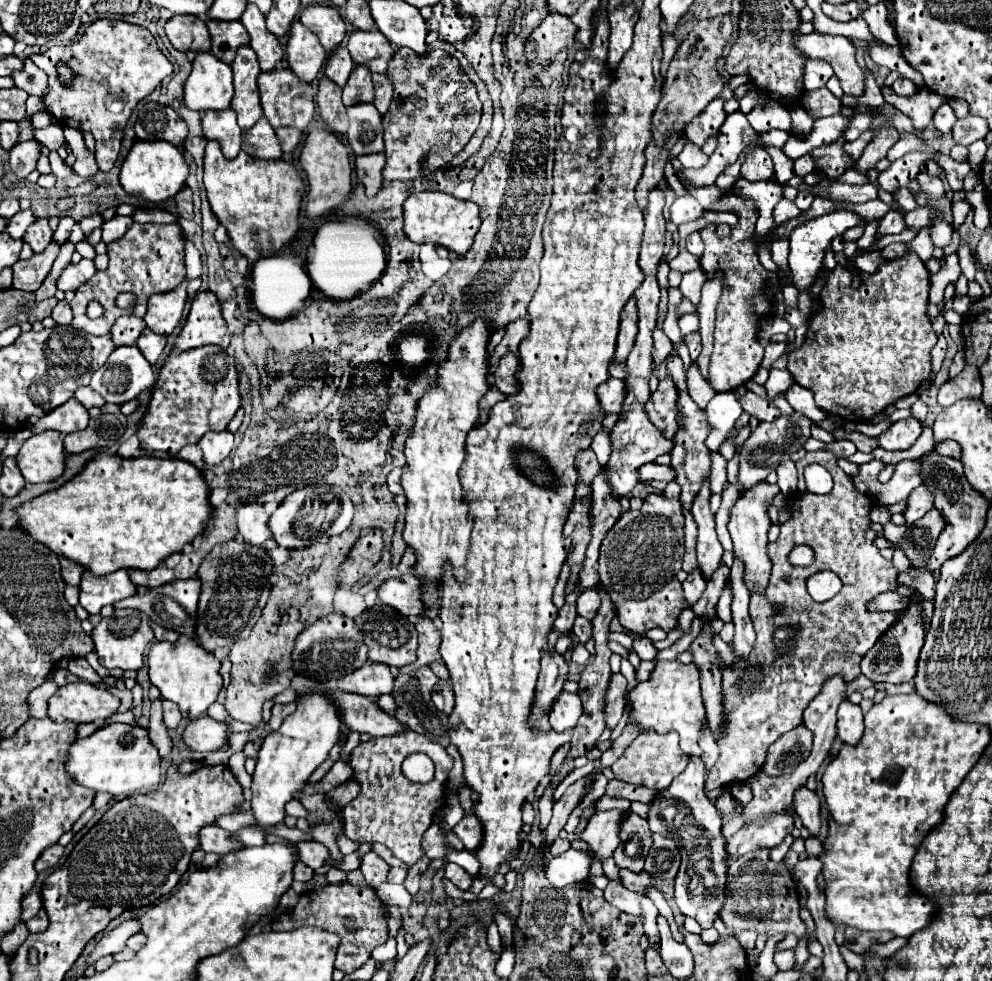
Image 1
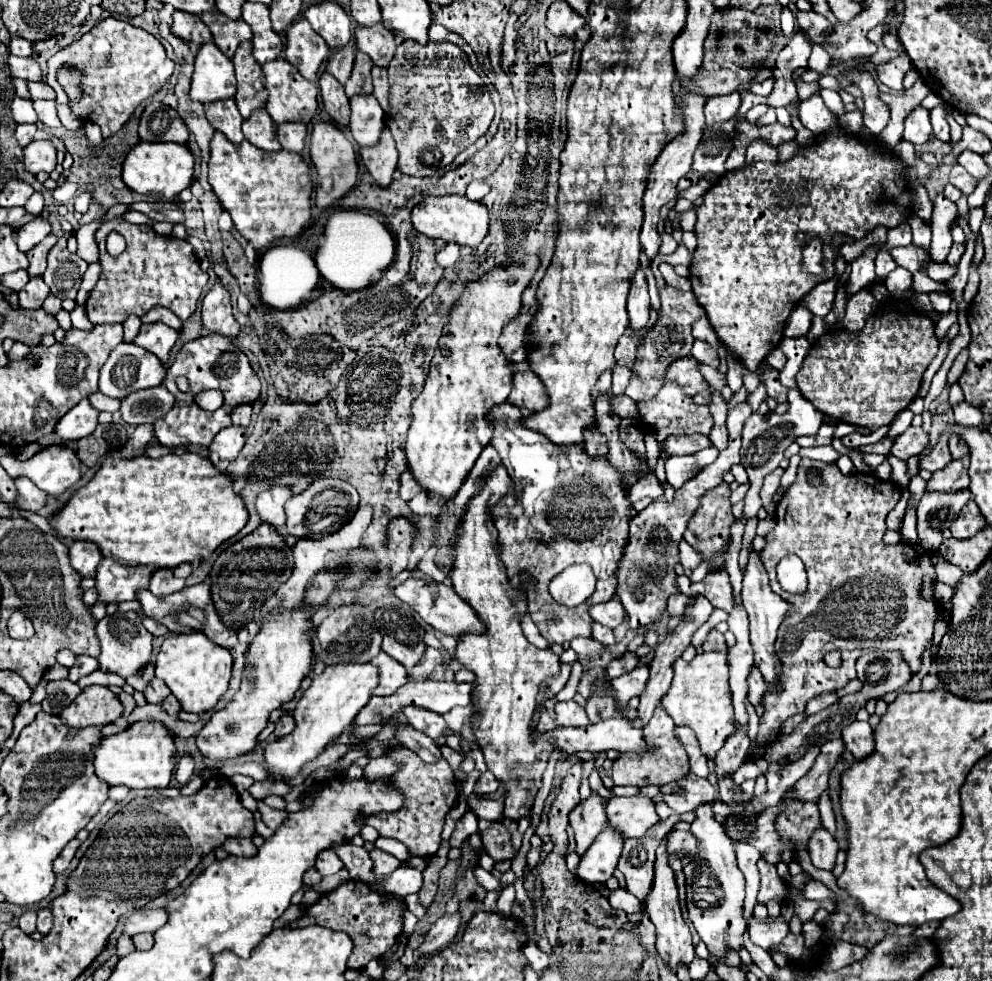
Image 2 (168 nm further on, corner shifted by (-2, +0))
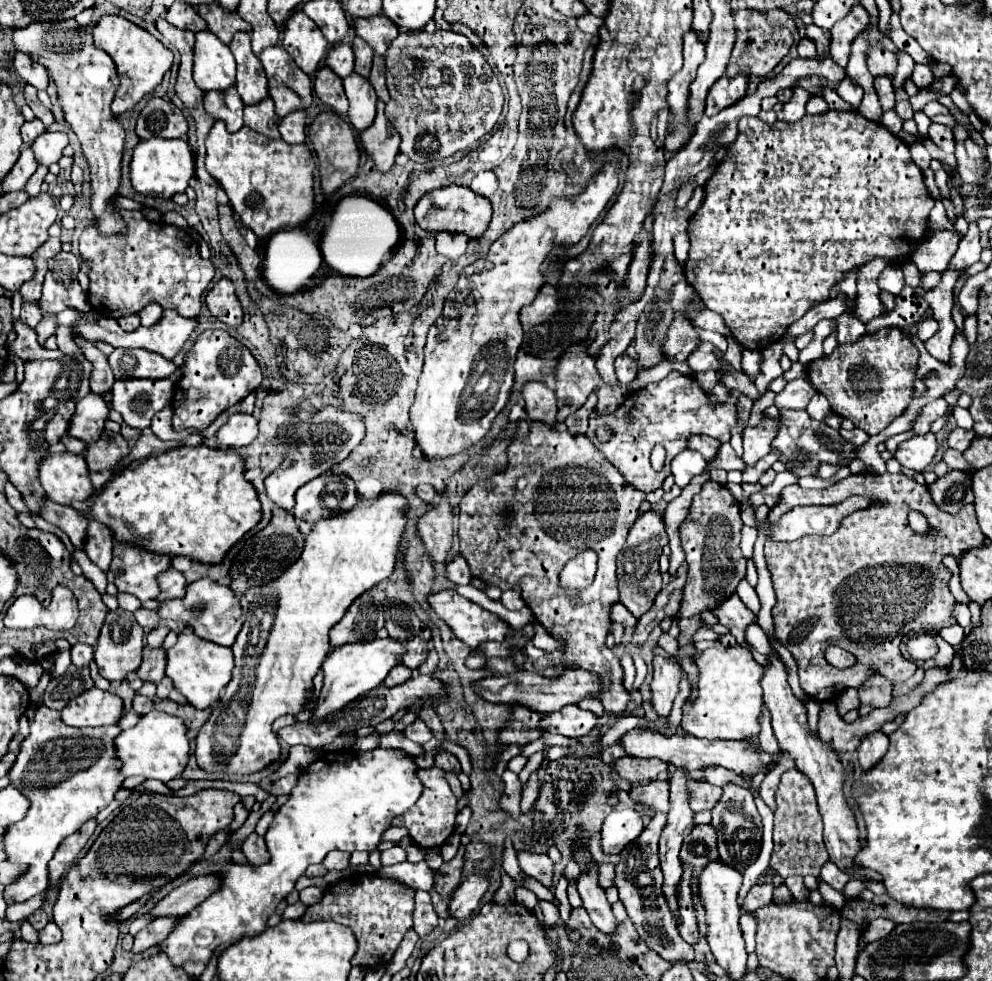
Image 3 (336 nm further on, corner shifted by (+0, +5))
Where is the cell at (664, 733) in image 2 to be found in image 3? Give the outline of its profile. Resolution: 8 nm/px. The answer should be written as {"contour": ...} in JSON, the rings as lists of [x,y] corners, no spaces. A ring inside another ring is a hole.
{"contour":[[[655,656],[653,658],[653,708],[659,716],[667,716],[671,712],[671,704],[679,692],[681,682],[681,666],[675,656]]]}

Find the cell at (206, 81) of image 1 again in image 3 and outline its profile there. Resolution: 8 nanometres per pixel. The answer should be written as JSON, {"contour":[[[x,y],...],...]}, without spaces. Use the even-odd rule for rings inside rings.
{"contour":[[[213,32],[195,34],[193,80],[203,90],[227,90],[235,84],[235,58]]]}

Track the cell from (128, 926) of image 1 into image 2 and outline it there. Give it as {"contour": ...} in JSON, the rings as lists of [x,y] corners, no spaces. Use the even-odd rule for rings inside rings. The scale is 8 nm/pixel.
{"contour":[[[151,909],[151,911],[135,911],[131,917],[125,919],[123,935],[137,935],[137,933],[153,933],[163,927],[167,921],[165,909]]]}

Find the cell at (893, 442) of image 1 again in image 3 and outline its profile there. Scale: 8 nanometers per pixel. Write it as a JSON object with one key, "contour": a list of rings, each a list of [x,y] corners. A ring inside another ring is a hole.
{"contour":[[[929,432],[925,436],[915,436],[911,440],[901,442],[895,452],[895,458],[903,468],[923,472],[933,462],[935,452],[937,452],[935,434]]]}

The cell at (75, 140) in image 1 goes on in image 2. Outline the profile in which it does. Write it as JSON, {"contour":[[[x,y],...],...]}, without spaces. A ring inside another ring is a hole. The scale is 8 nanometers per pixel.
{"contour":[[[85,123],[85,135],[87,135],[87,143],[89,147],[95,147],[97,143],[101,143],[101,129],[95,127],[93,123]]]}

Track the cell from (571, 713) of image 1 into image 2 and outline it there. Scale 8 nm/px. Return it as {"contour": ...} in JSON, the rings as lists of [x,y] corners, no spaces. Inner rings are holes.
{"contour":[[[575,701],[557,703],[555,713],[557,713],[559,727],[585,727],[585,725],[589,725],[589,719],[587,719],[583,707]]]}

